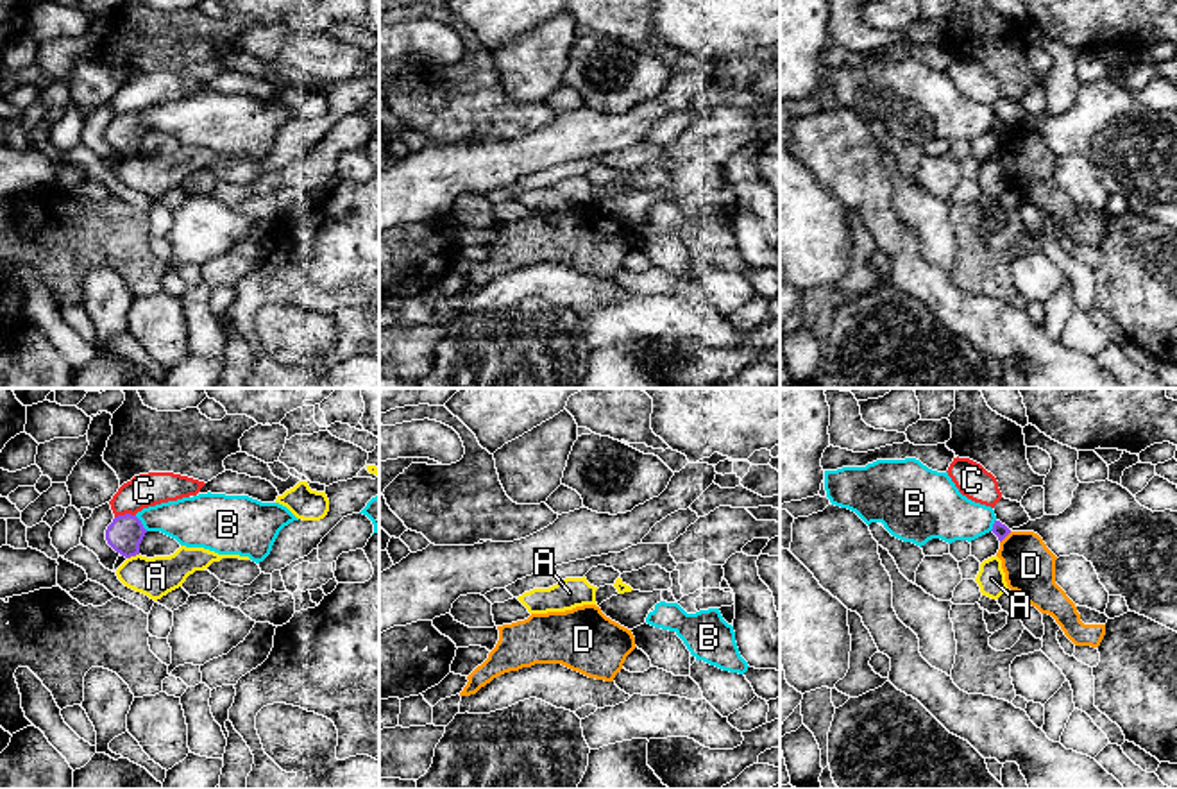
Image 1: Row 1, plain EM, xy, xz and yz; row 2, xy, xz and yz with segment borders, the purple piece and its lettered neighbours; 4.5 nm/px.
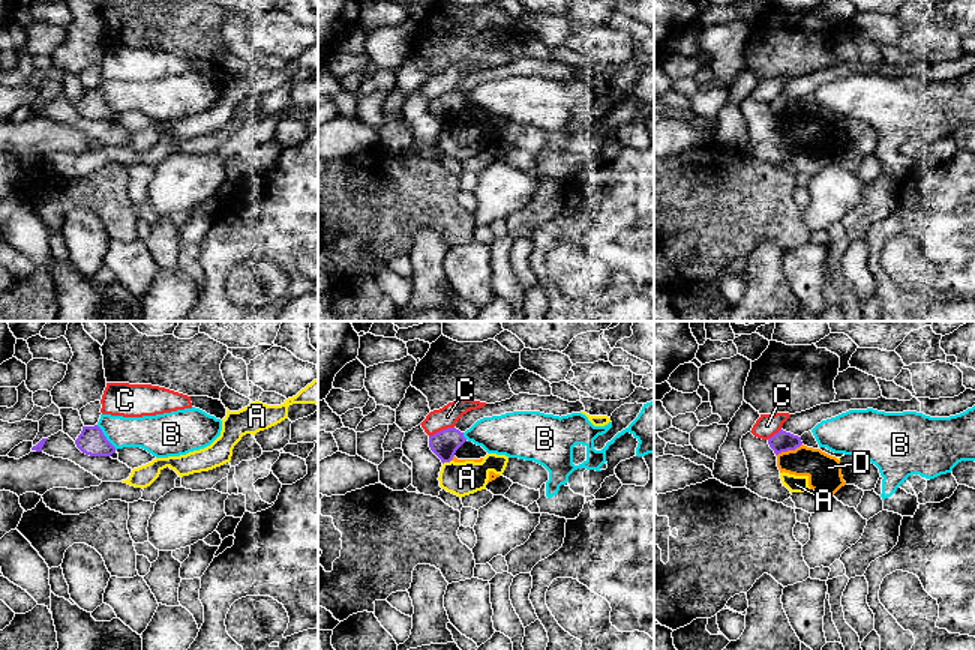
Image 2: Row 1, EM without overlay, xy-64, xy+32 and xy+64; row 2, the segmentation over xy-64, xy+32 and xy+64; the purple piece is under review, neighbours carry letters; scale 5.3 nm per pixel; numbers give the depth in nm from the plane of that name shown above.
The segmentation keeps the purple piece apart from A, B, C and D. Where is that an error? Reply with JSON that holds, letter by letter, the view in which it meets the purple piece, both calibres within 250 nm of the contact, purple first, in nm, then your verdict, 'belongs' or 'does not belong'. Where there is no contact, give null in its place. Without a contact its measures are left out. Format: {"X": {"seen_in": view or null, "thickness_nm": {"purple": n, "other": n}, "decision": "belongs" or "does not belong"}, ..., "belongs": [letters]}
{"A": {"seen_in": "xy", "thickness_nm": {"purple": 160, "other": 180}, "decision": "does not belong"}, "B": {"seen_in": "xy", "thickness_nm": {"purple": 160, "other": 220}, "decision": "does not belong"}, "C": {"seen_in": "xy", "thickness_nm": {"purple": 160, "other": 150}, "decision": "does not belong"}, "D": {"seen_in": "yz", "thickness_nm": {"purple": 70, "other": 240}, "decision": "does not belong"}, "belongs": []}

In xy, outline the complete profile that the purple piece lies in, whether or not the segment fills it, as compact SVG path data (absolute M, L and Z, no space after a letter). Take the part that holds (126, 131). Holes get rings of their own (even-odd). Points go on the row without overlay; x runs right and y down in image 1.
M125 113L113 118L106 129L107 143L125 157L140 154L147 129L136 115Z

